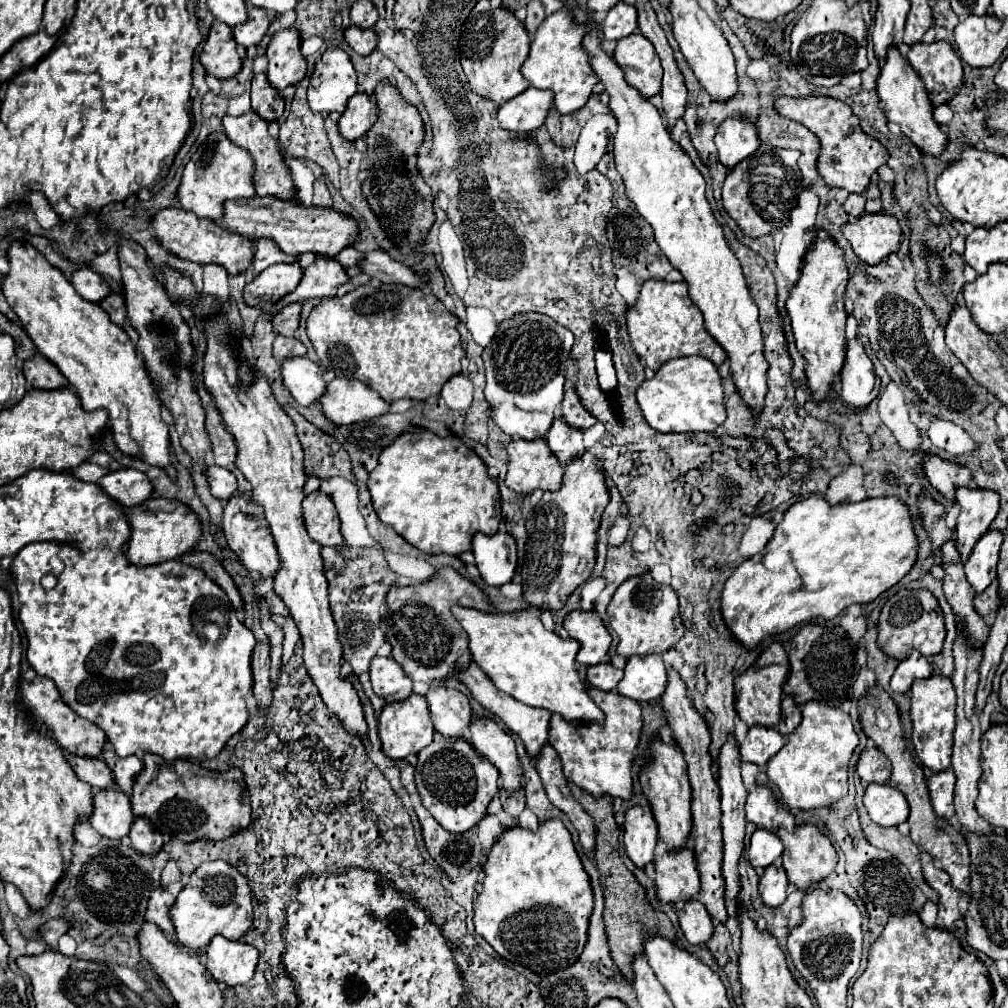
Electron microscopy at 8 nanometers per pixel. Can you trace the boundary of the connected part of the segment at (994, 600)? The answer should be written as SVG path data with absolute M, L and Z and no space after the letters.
M991 584L983 594L975 596L975 610L977 610L983 618L987 618L989 614L997 612L999 604L1001 604L1001 598L999 598L999 584Z

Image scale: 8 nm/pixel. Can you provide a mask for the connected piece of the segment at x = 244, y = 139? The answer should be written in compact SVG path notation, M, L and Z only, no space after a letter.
M247 112L247 114L241 114L237 118L233 116L225 116L223 120L223 126L225 126L225 132L227 136L241 148L245 148L253 160L255 160L255 168L257 168L257 174L255 174L255 186L257 186L257 196L275 196L279 200L297 200L297 190L293 186L293 180L291 180L291 172L289 168L285 166L283 162L283 154L279 152L279 146L277 146L277 140L269 136L267 132L267 122L255 114L255 112Z

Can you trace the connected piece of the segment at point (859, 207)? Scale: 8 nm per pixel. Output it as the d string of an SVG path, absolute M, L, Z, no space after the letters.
M849 194L849 198L847 198L847 202L845 202L843 208L845 208L845 212L849 216L855 216L855 218L863 216L865 214L865 196L861 196L861 194Z

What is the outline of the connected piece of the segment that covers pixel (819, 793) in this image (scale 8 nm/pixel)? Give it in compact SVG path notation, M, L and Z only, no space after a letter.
M817 700L803 704L801 724L787 736L785 746L769 760L767 776L781 792L781 802L787 808L815 810L831 806L847 794L847 766L859 738L853 730L849 714Z

